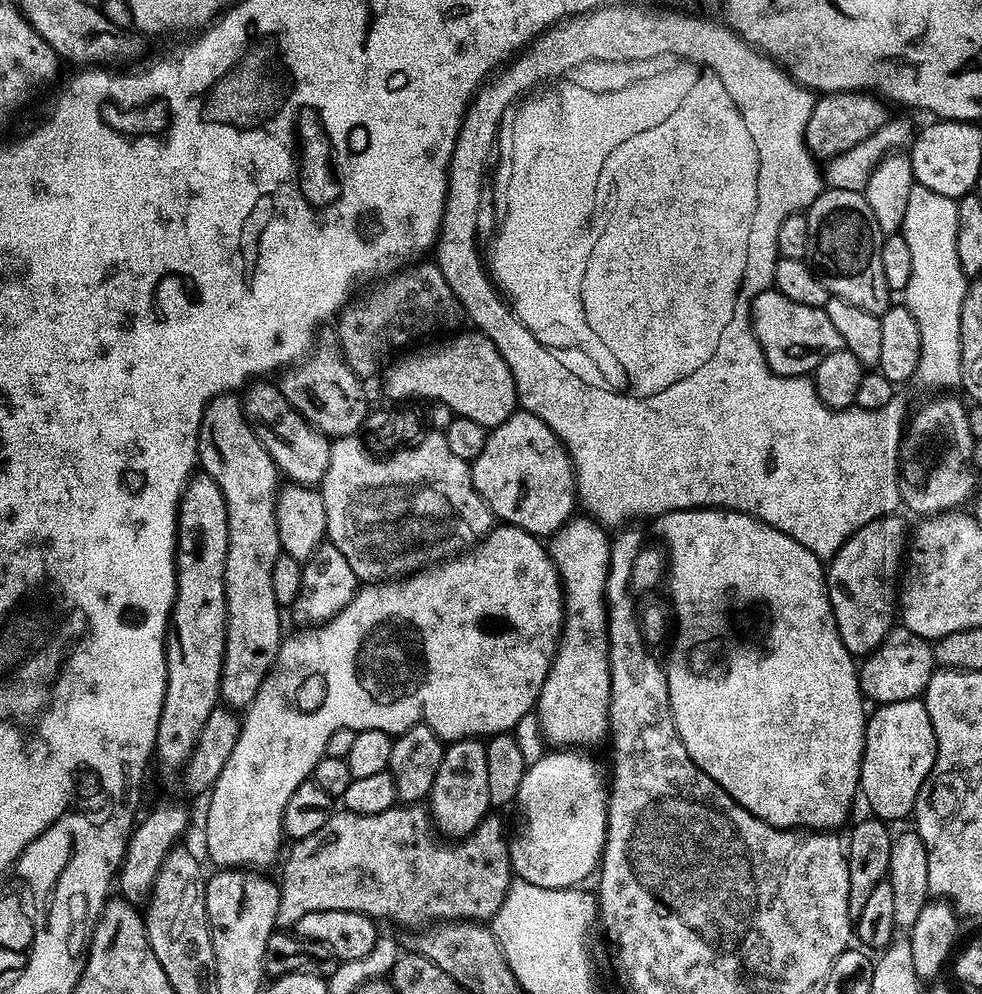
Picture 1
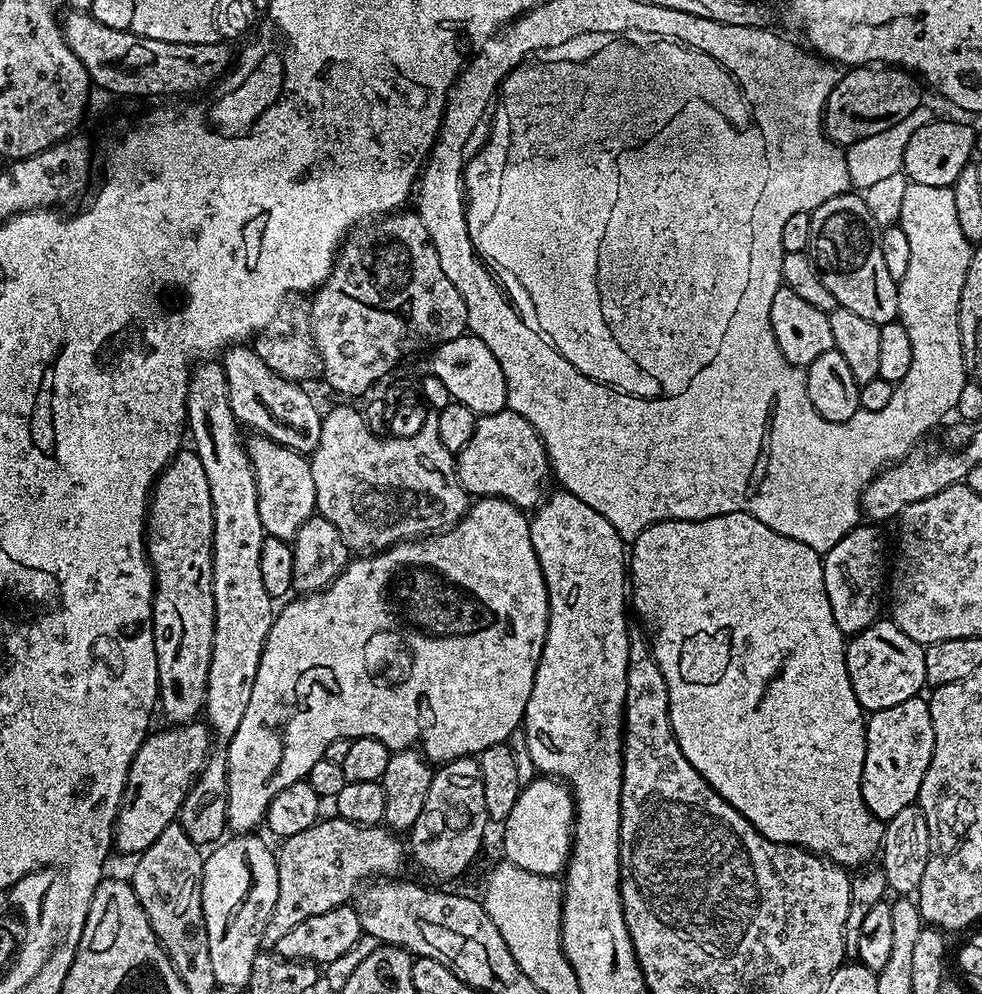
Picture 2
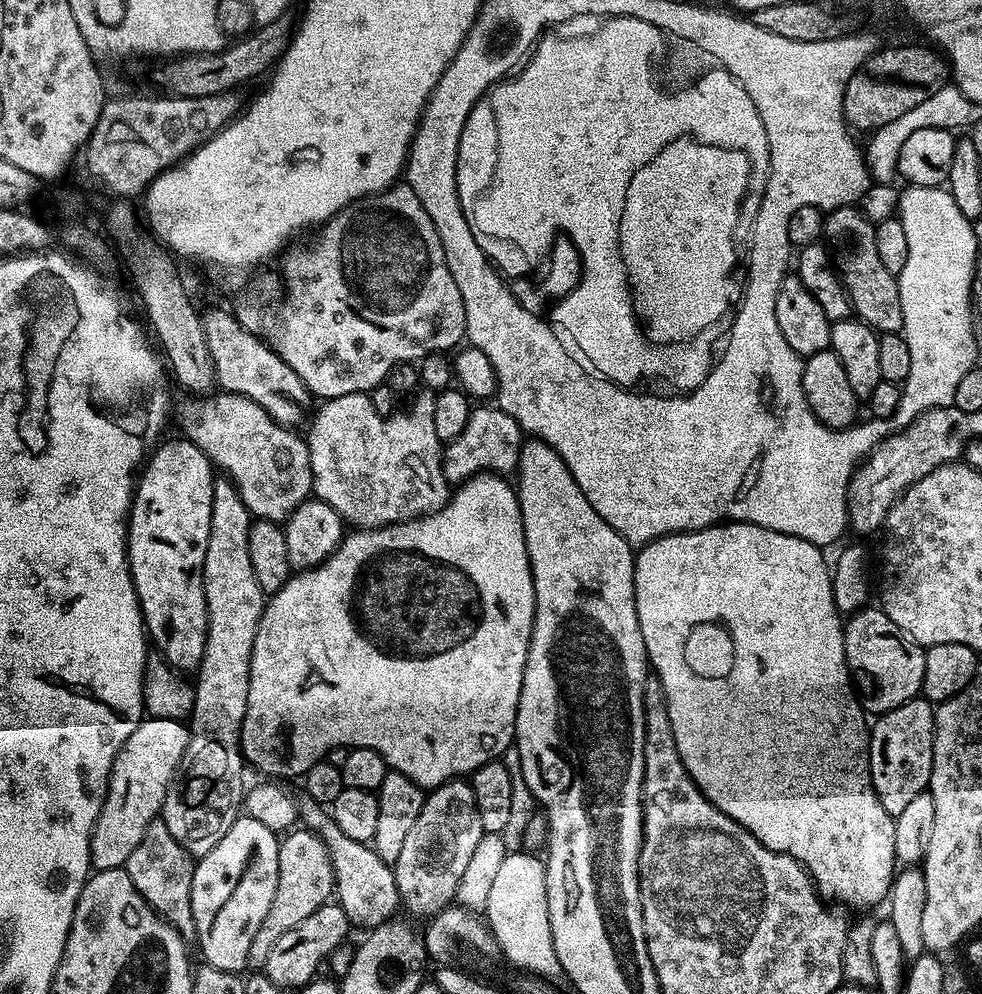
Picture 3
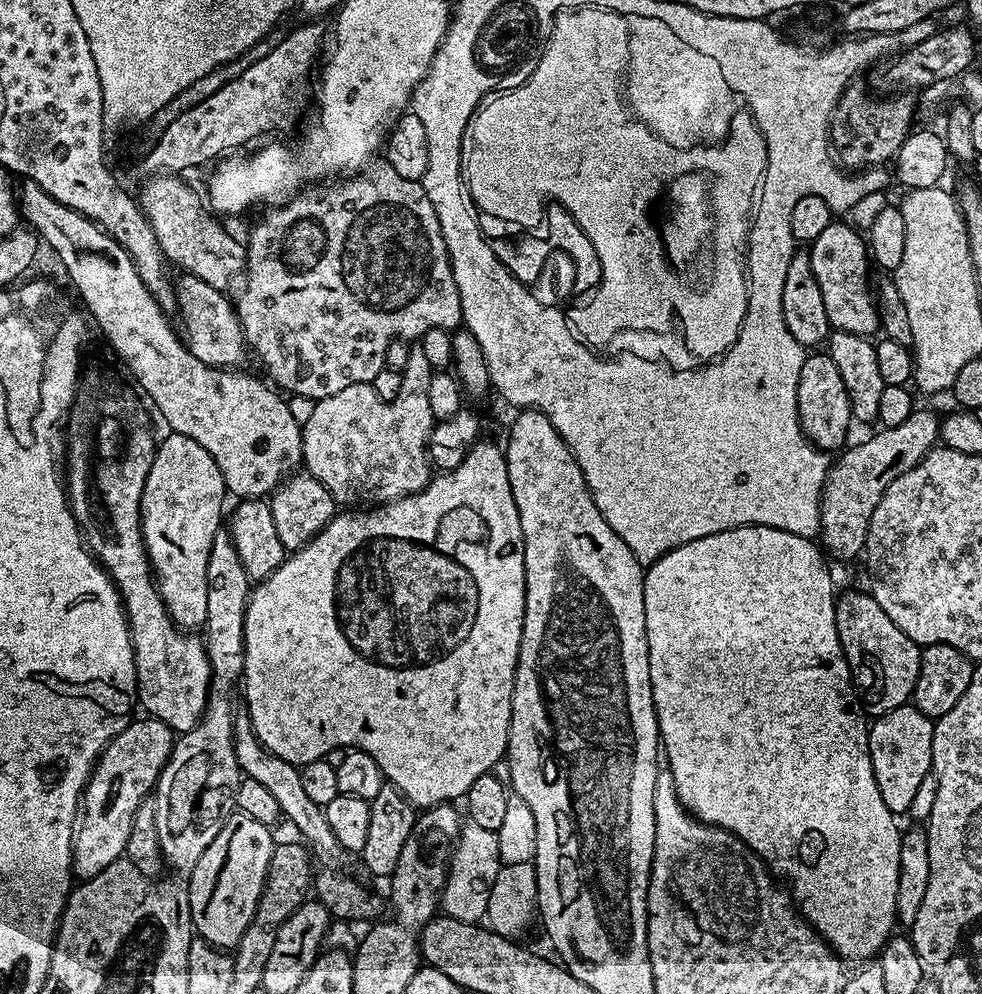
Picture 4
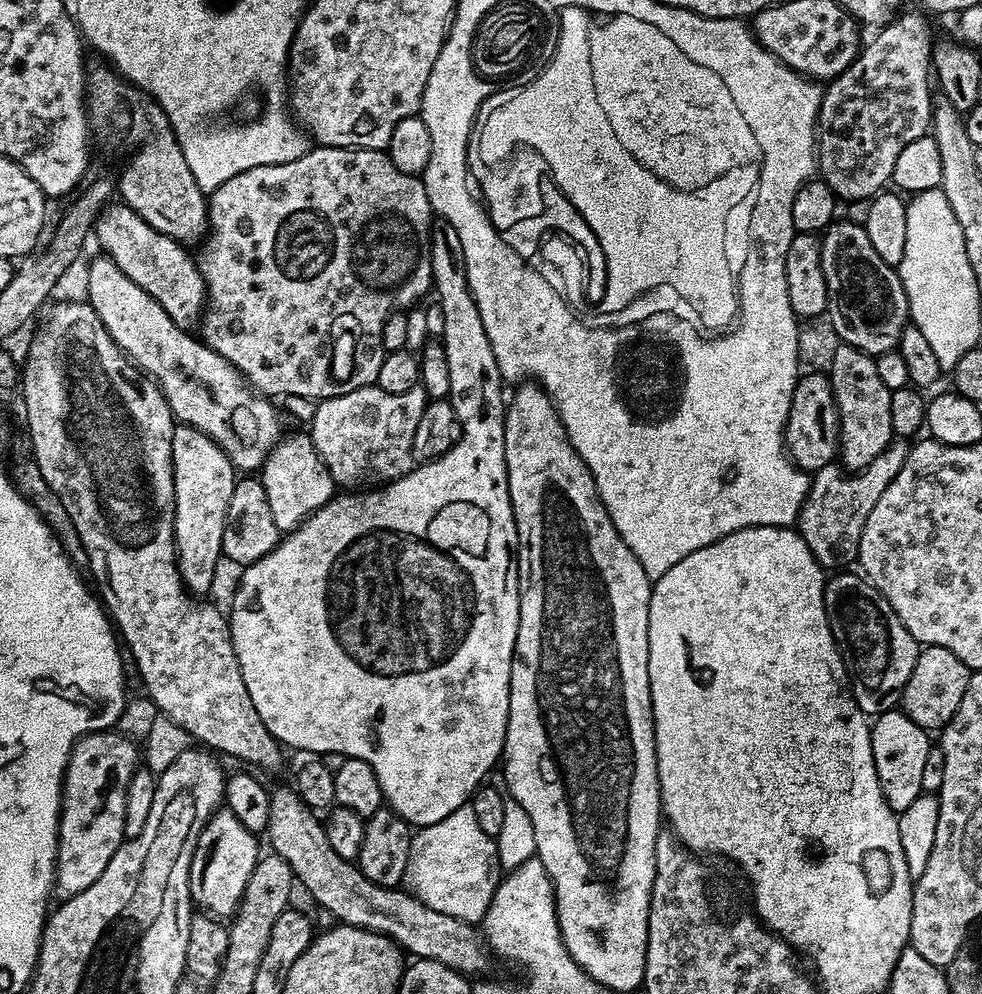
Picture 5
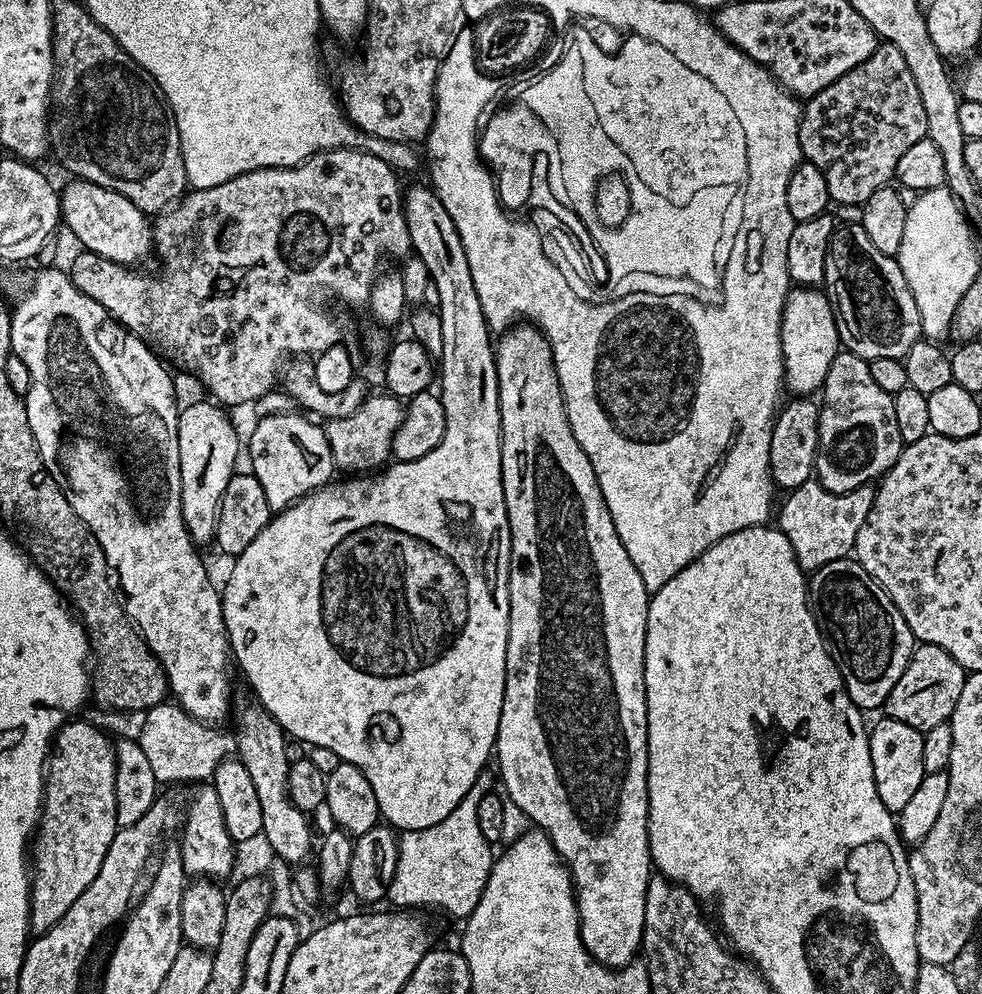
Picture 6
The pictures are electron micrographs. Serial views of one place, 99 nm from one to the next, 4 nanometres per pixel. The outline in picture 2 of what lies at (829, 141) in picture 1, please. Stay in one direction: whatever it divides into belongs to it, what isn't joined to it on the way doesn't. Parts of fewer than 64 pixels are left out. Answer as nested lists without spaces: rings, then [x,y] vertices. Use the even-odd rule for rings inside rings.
[[[852,66],[837,79],[824,107],[824,135],[834,144],[849,146],[902,121],[922,104],[922,84],[913,73],[891,66]]]

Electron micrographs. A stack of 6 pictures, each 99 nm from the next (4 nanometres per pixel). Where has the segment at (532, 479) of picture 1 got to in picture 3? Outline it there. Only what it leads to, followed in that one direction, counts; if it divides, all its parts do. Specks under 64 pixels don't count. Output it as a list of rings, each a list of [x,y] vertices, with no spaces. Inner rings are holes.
[[[498,406],[492,408],[473,407],[466,426],[458,438],[447,441],[443,445],[440,465],[442,474],[449,485],[459,486],[471,476],[481,474],[509,474],[515,473],[520,462],[520,446],[522,433],[518,422],[510,418]]]

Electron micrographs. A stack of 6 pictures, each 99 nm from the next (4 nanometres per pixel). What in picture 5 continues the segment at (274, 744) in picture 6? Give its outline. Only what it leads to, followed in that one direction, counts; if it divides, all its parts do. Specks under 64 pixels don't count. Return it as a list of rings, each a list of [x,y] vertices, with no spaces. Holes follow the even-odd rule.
[[[295,787],[271,789],[267,836],[272,843],[271,851],[290,866],[295,883],[312,895],[314,903],[337,916],[339,923],[383,932],[405,953],[413,952],[413,957],[422,960],[437,960],[469,978],[479,977],[479,972],[487,970],[490,949],[471,923],[430,909],[408,891],[370,882],[359,866],[332,849],[321,817],[304,803]]]

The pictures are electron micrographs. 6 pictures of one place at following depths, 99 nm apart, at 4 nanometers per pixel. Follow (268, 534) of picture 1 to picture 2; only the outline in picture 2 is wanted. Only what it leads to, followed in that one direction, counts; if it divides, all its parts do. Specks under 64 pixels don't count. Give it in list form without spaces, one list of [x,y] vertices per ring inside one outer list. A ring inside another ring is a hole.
[[[205,358],[191,369],[188,377],[188,419],[186,421],[187,431],[190,433],[190,440],[193,440],[194,451],[196,457],[202,462],[202,470],[206,470],[206,482],[210,482],[210,502],[214,510],[214,538],[212,539],[212,585],[214,586],[214,646],[210,654],[210,674],[206,682],[206,698],[204,699],[203,715],[206,717],[206,723],[214,737],[215,743],[219,746],[211,749],[208,757],[208,763],[205,764],[199,776],[196,778],[195,784],[192,785],[191,790],[186,794],[184,805],[180,808],[178,823],[186,830],[186,834],[197,845],[203,845],[203,840],[212,840],[216,842],[225,835],[226,821],[228,819],[228,749],[224,747],[228,741],[234,738],[234,734],[238,730],[242,718],[246,715],[246,706],[250,703],[250,694],[254,691],[254,678],[258,678],[258,662],[262,662],[262,650],[266,646],[266,638],[270,634],[270,626],[274,619],[274,597],[266,594],[266,586],[262,583],[262,542],[266,535],[264,527],[262,526],[262,518],[258,518],[258,490],[256,489],[256,479],[254,478],[254,470],[252,463],[248,457],[248,450],[246,447],[245,437],[240,437],[242,433],[241,425],[236,419],[234,410],[230,410],[230,386],[226,382],[226,374],[224,373],[223,363],[217,362],[212,358]]]

